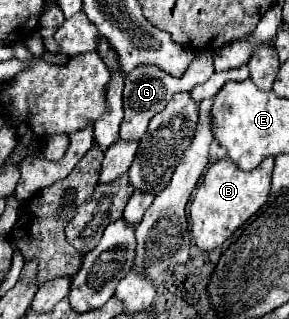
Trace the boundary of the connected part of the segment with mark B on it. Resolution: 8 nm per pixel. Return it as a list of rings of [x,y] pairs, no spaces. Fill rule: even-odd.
[[[273,157],[265,159],[253,171],[241,171],[231,159],[221,159],[213,163],[203,183],[195,191],[195,199],[189,207],[191,217],[191,233],[195,245],[203,251],[213,251],[221,247],[249,217],[253,217],[269,199],[271,191],[271,171],[273,171]]]

